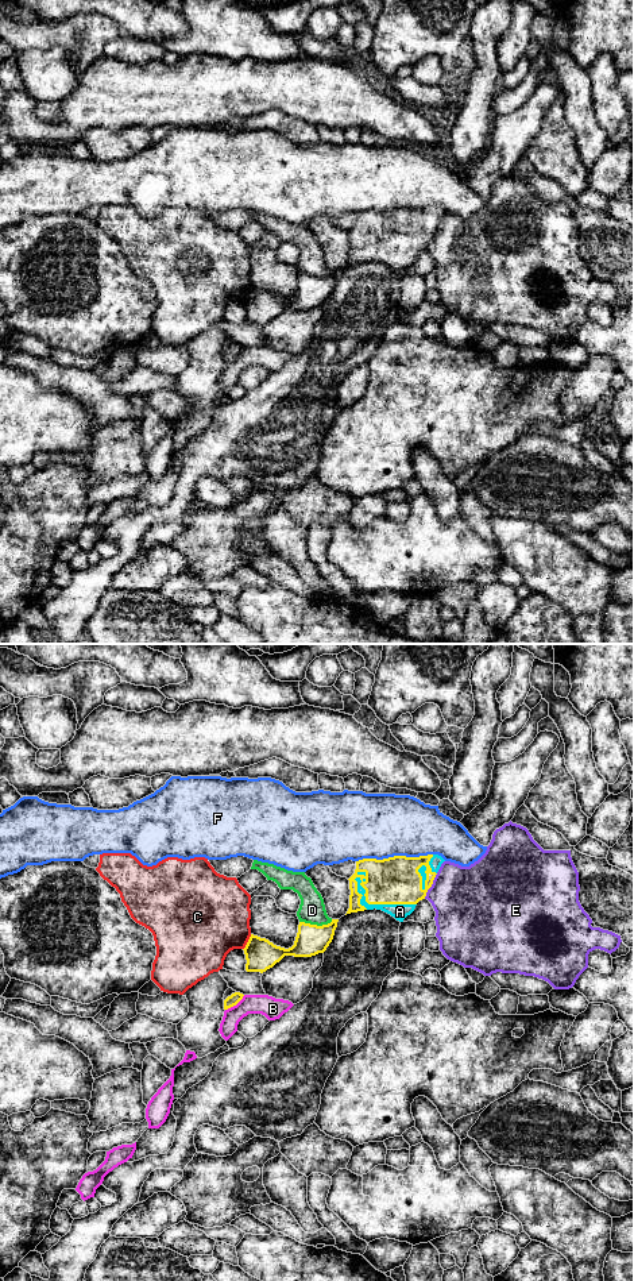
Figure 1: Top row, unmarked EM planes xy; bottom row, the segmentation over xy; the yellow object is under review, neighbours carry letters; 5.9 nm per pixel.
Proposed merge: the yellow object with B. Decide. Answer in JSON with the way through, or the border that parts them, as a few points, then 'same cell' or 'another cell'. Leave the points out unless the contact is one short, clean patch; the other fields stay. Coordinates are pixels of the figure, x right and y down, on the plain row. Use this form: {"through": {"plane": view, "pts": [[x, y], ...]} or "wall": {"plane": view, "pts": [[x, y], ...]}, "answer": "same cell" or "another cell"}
{"wall": {"plane": "xy", "pts": [[244, 347], [225, 362]]}, "answer": "another cell"}

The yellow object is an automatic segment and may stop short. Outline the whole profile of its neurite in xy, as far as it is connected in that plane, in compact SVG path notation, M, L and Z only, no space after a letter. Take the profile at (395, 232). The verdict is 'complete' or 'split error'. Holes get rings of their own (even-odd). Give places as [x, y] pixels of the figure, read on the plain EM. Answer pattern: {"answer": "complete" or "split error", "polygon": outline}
{"answer": "split error", "polygon": "M438 207L394 208L383 212L363 211L356 213L355 225L348 231L351 247L347 266L376 261L403 274L414 263L417 255L425 251L444 213Z"}

